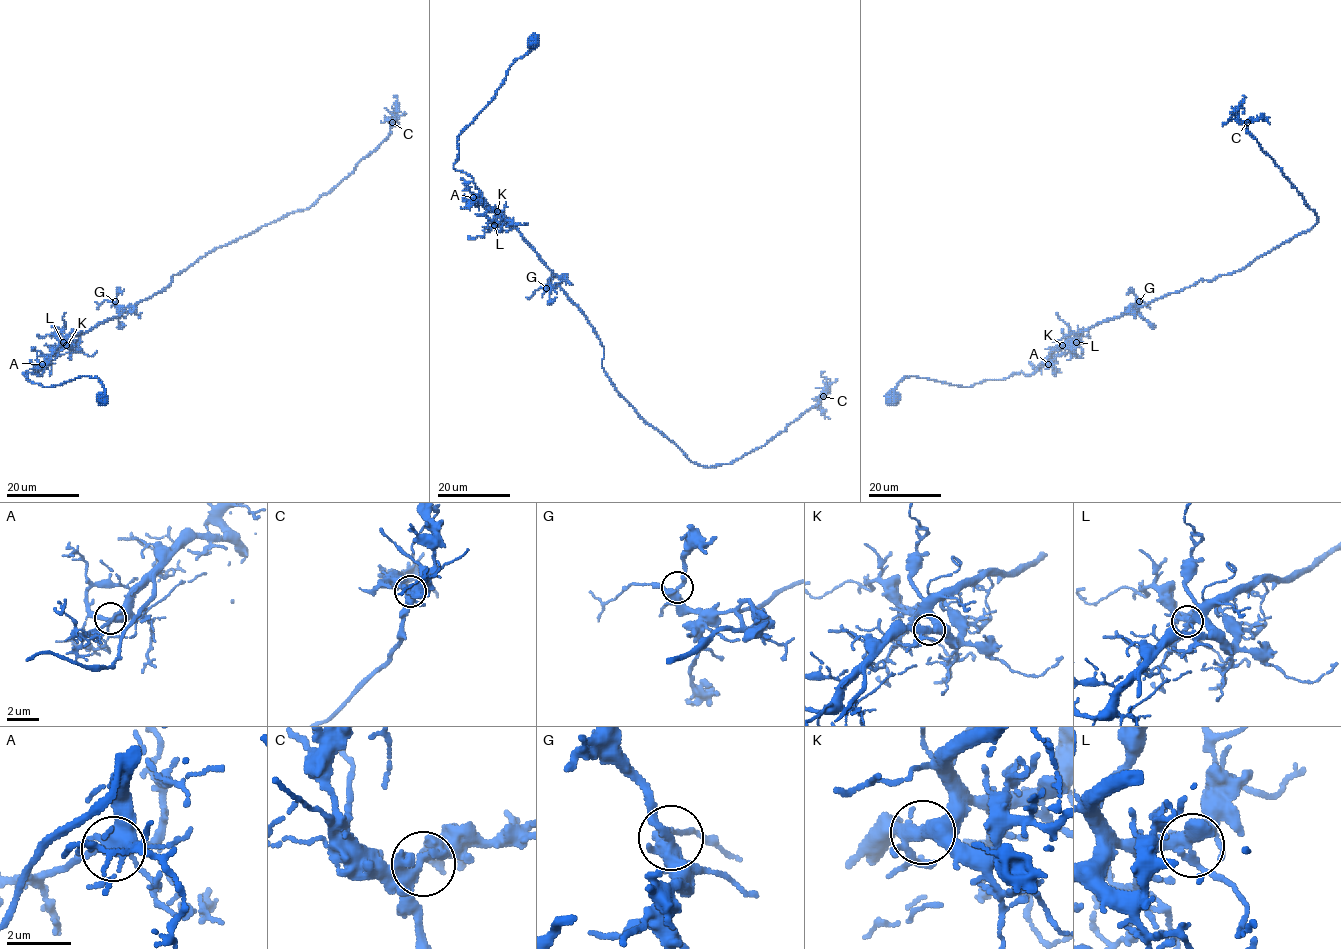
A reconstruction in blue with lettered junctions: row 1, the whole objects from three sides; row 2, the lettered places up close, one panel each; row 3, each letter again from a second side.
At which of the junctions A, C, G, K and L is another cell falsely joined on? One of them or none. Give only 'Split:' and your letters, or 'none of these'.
Split: none of these

